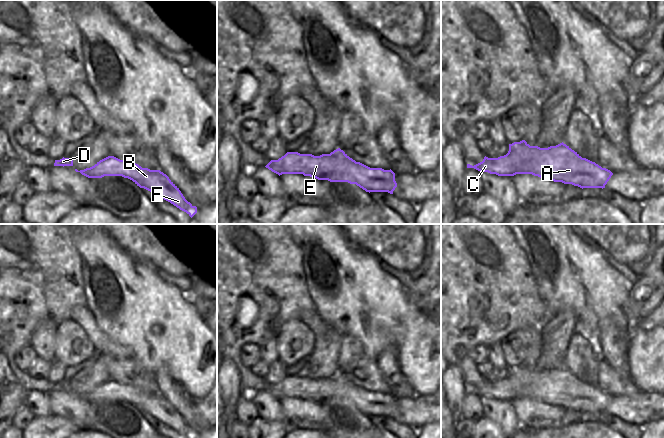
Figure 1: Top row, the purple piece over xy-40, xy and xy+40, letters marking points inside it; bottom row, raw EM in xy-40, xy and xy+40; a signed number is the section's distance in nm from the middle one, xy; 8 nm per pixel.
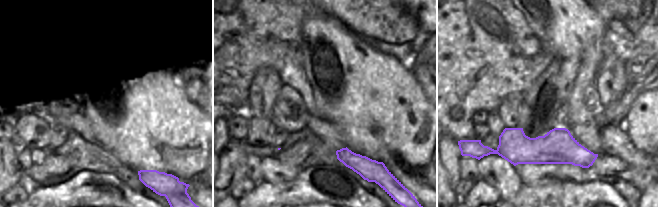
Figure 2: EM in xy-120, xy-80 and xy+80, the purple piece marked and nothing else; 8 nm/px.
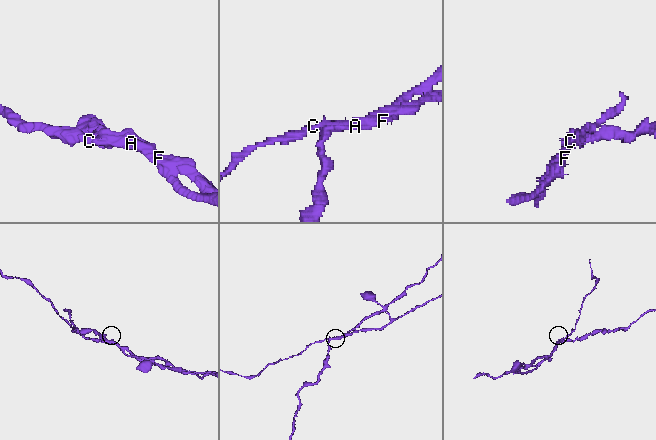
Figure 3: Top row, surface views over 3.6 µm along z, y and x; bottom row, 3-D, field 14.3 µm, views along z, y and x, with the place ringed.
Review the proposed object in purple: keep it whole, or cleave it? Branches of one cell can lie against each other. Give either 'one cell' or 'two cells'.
two cells

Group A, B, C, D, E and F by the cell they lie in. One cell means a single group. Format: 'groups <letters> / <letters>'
groups A B E F / C D

